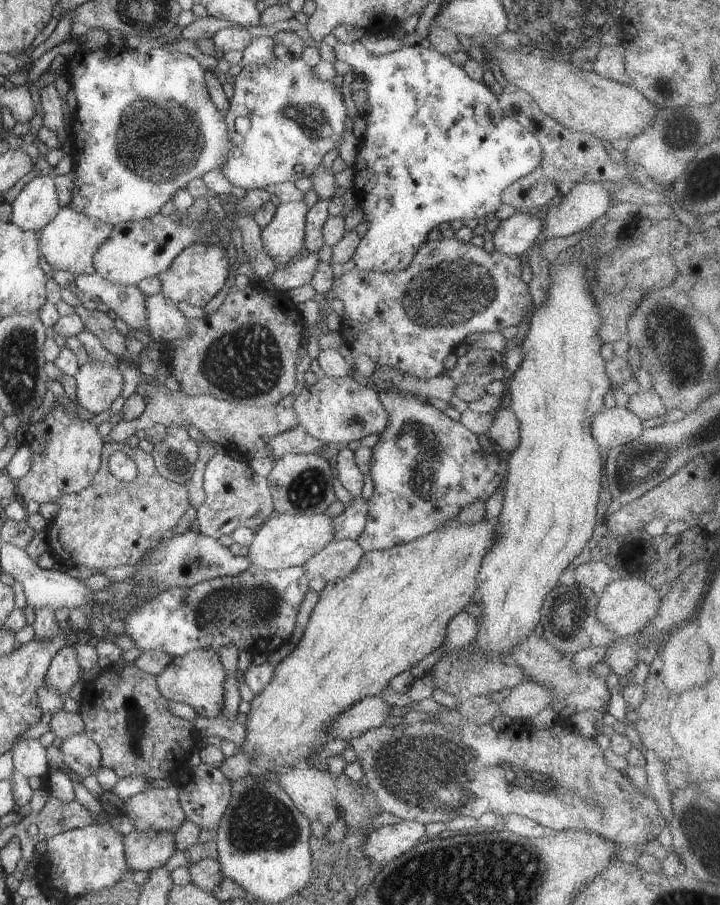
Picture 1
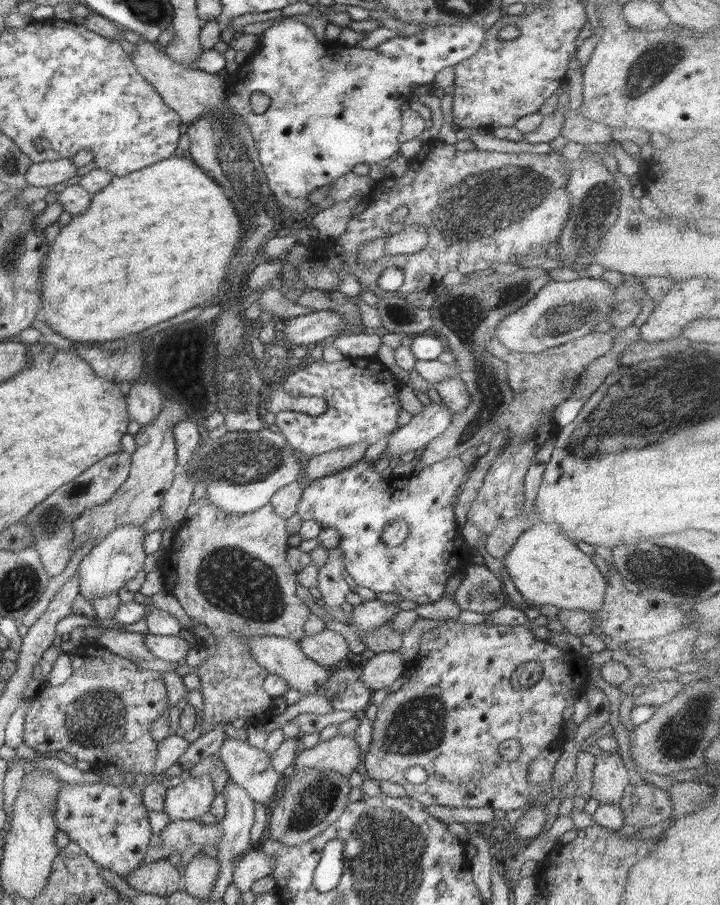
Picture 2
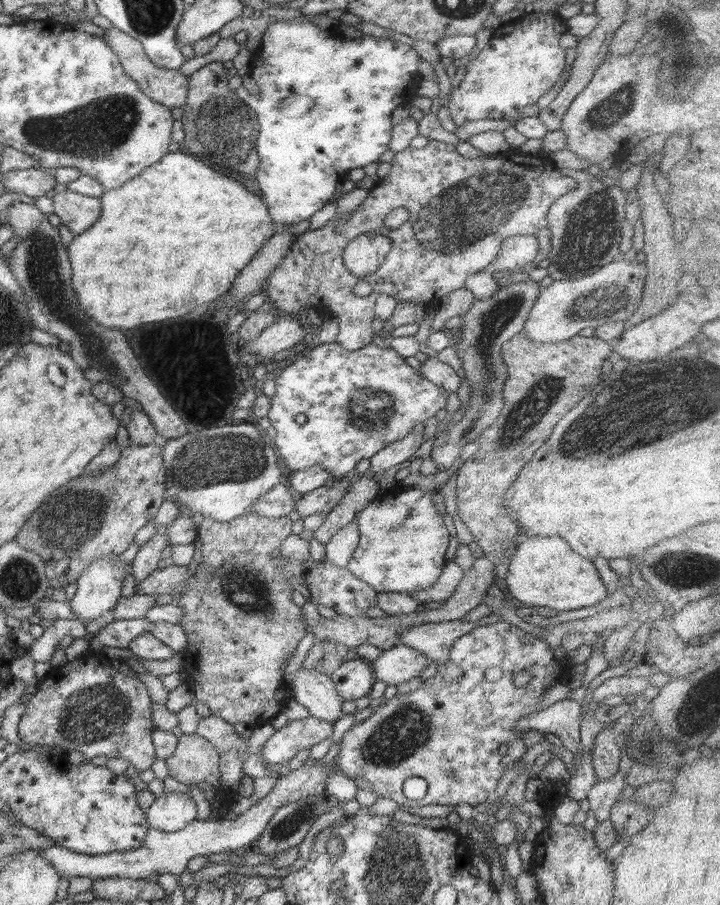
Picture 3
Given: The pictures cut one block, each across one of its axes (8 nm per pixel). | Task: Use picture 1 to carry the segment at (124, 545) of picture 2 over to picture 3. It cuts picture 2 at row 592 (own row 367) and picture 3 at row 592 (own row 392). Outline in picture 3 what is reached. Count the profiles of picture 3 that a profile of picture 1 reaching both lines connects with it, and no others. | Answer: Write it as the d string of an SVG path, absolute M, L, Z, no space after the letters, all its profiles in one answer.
M107 554L107 556L97 558L88 568L82 571L82 575L76 581L77 590L69 605L83 623L85 620L89 622L104 616L118 604L122 583L128 574L132 574L131 563L128 565L128 563L118 561L119 555Z

